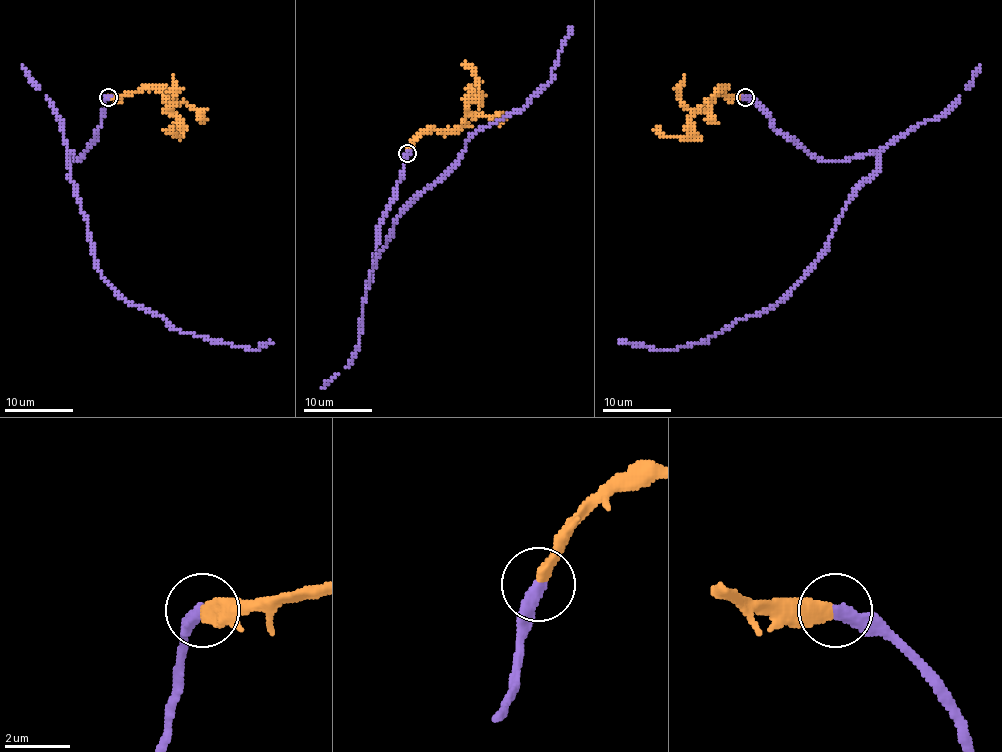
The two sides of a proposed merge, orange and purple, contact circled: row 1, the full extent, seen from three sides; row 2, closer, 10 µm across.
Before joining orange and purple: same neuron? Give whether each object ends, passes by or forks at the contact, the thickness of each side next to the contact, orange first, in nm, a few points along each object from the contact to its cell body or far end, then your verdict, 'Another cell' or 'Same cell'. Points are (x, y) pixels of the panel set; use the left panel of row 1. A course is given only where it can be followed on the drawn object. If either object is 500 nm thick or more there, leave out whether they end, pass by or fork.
At the ring orange ends. At the ring purple ends. Thickness 440 nm (orange) against 420 nm. Course of orange: (109, 96), (157, 89), (174, 115), (181, 136), (177, 138), (165, 129). Course of purple: (109, 96), (93, 139), (78, 162), (67, 158), (98, 271), (176, 328), (253, 349), (272, 344). Same cell

